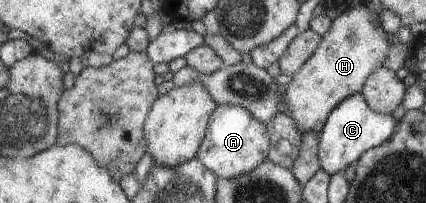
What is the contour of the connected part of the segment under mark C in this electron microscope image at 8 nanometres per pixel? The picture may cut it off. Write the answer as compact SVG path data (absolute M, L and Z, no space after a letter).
M361 92L349 95L338 103L328 115L323 129L319 131L317 143L317 156L319 167L329 176L341 172L354 161L359 155L386 141L394 131L394 119L392 114L372 111L367 100Z

